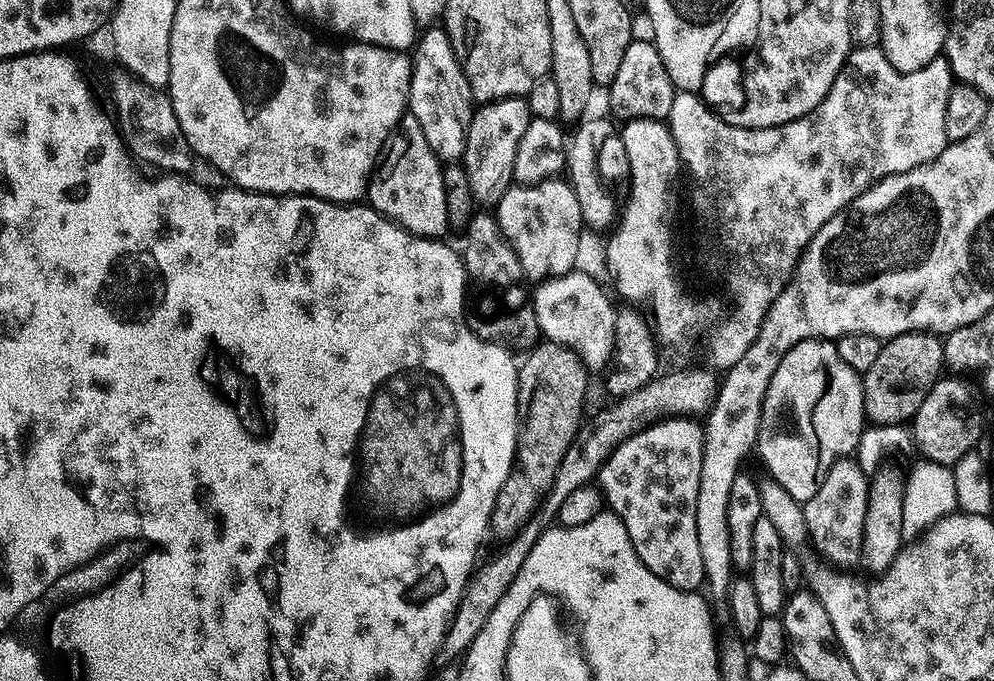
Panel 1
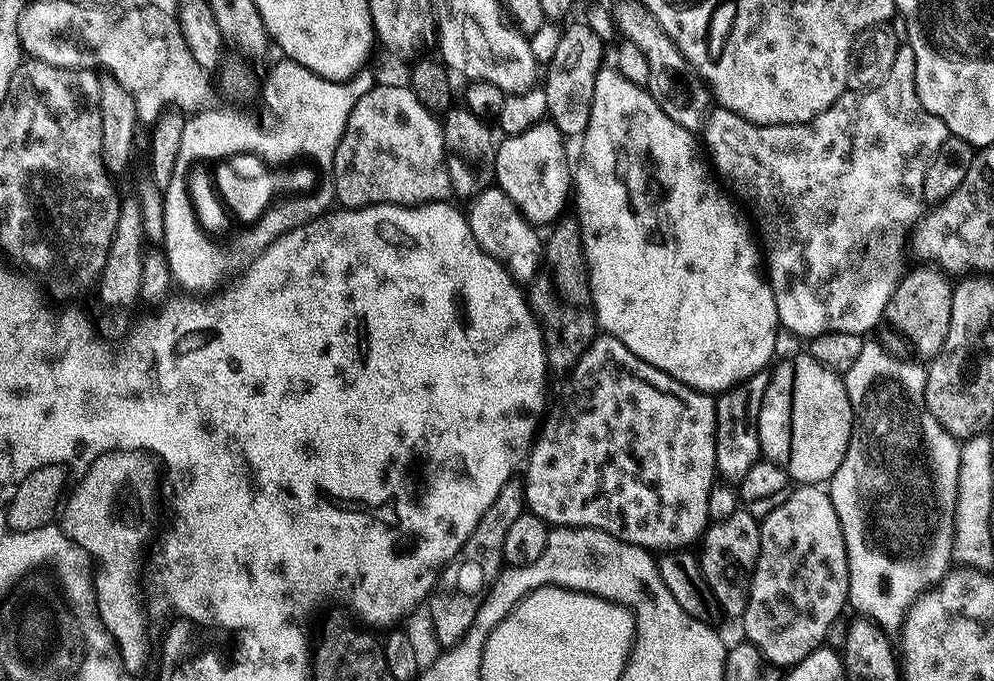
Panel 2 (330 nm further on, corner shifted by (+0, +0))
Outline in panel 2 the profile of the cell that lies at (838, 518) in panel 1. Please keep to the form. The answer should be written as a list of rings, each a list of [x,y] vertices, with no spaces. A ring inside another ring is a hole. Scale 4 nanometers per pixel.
[[[801,484],[789,491],[786,502],[778,506],[769,516],[759,521],[760,551],[756,558],[756,568],[752,571],[750,595],[759,608],[764,608],[766,598],[782,598],[784,615],[798,622],[798,641],[808,638],[807,628],[827,633],[827,628],[840,616],[840,611],[848,604],[848,558],[846,542],[843,540],[842,526],[838,513],[834,510],[827,487],[815,484]]]

